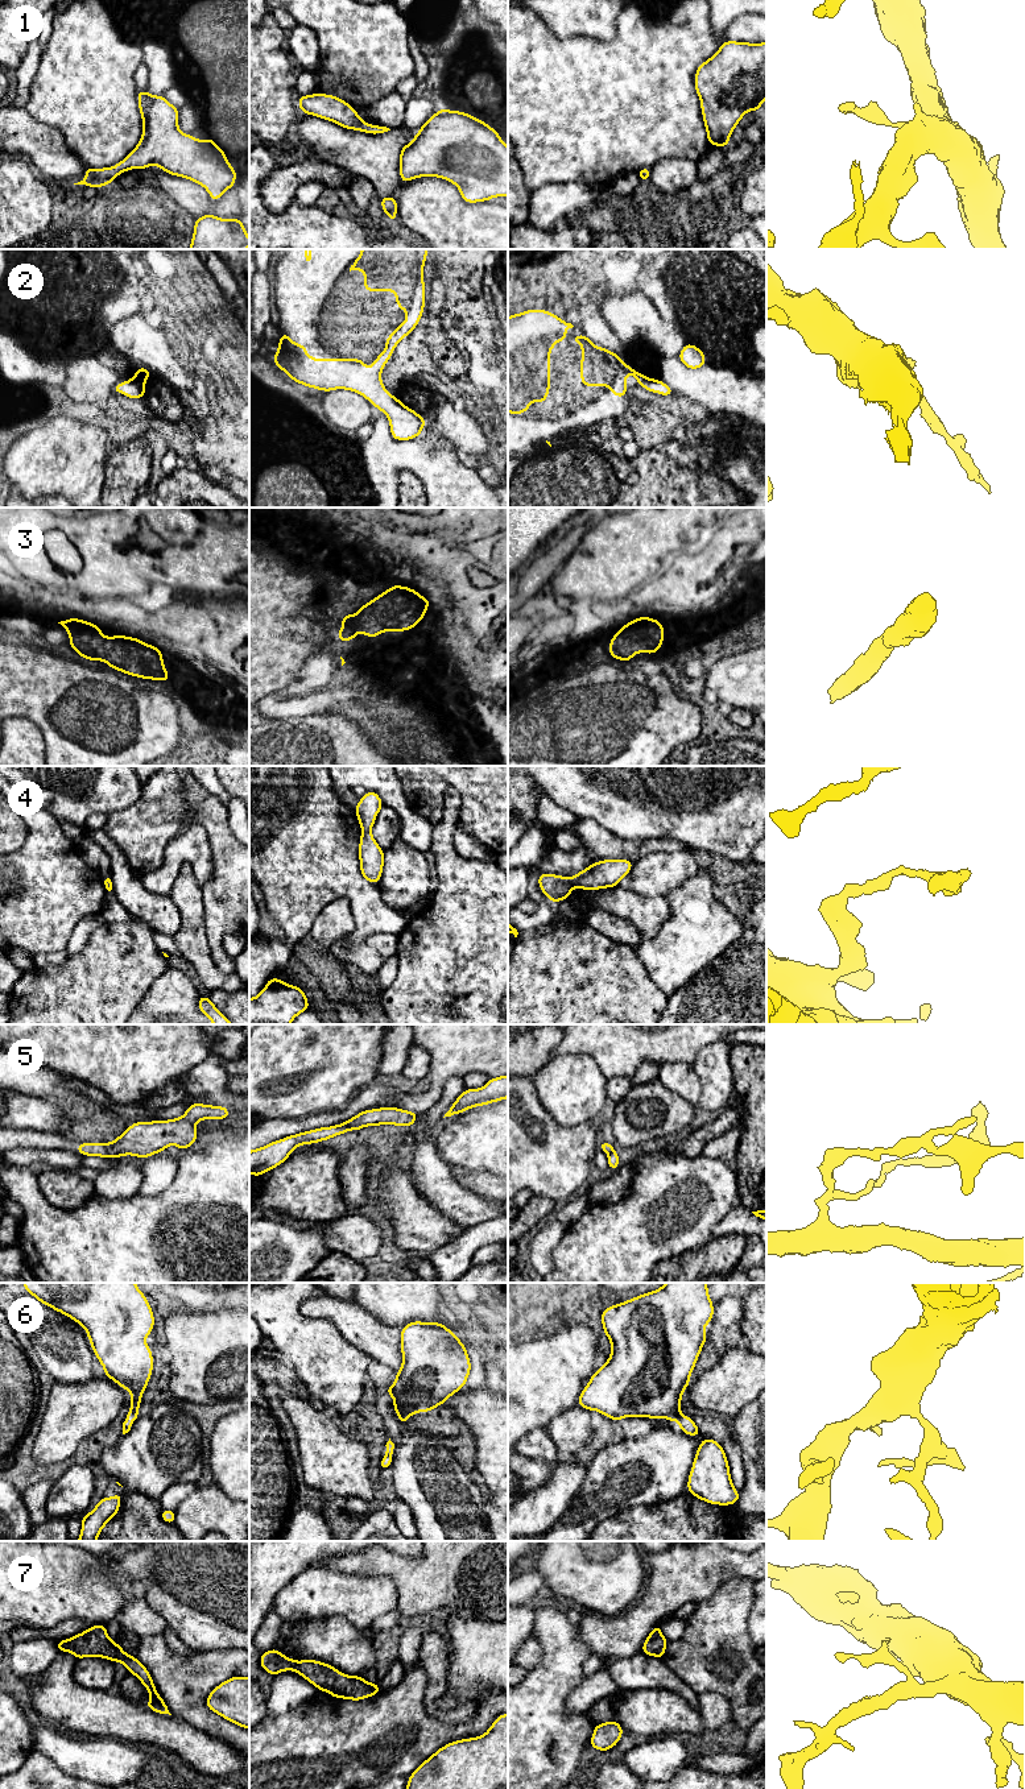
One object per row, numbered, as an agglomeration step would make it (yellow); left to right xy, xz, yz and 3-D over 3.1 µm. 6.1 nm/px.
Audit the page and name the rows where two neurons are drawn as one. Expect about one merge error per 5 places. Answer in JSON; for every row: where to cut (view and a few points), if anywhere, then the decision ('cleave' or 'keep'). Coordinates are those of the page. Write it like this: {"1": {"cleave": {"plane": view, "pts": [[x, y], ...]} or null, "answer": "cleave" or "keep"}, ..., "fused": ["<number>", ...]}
{"1": {"cleave": null, "answer": "keep"}, "2": {"cleave": null, "answer": "keep"}, "3": {"cleave": null, "answer": "keep"}, "4": {"cleave": {"plane": "xz", "pts": [[363, 831], [370, 832]]}, "answer": "cleave"}, "5": {"cleave": {"plane": "xz", "pts": [[342, 1123], [348, 1129]]}, "answer": "cleave"}, "6": {"cleave": null, "answer": "keep"}, "7": {"cleave": null, "answer": "keep"}, "fused": ["4", "5"]}

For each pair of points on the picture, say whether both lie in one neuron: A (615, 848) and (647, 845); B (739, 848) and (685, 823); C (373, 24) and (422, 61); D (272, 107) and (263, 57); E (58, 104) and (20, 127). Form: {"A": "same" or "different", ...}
{"A": "same", "B": "same", "C": "different", "D": "same", "E": "different"}

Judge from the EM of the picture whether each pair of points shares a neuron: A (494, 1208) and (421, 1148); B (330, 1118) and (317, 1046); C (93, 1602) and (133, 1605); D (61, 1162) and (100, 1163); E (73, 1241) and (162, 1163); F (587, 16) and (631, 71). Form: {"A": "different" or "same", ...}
{"A": "same", "B": "different", "C": "different", "D": "different", "E": "different", "F": "different"}

